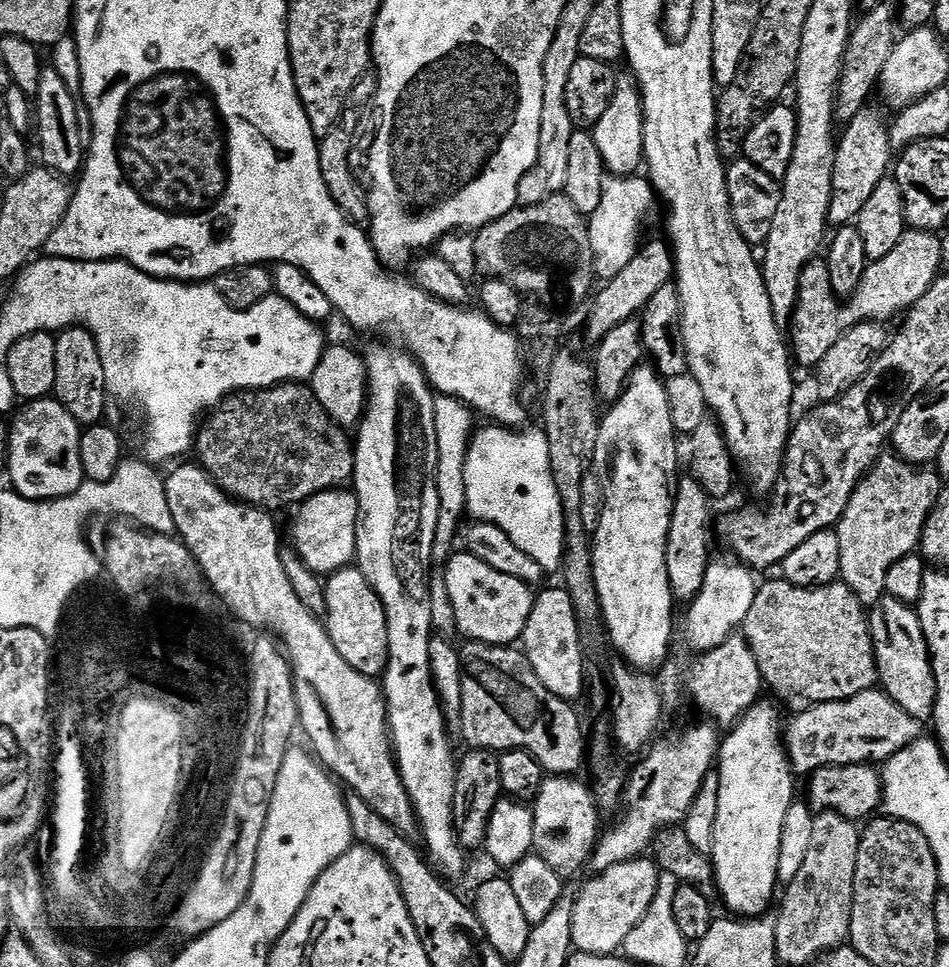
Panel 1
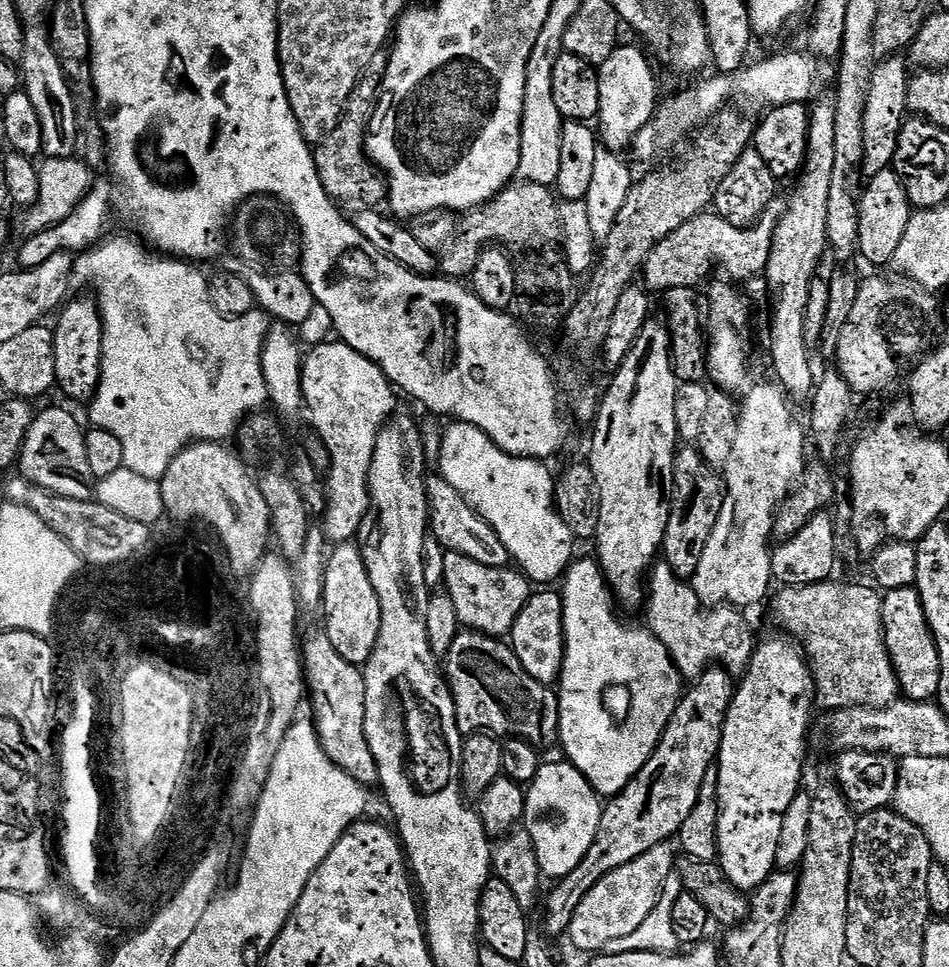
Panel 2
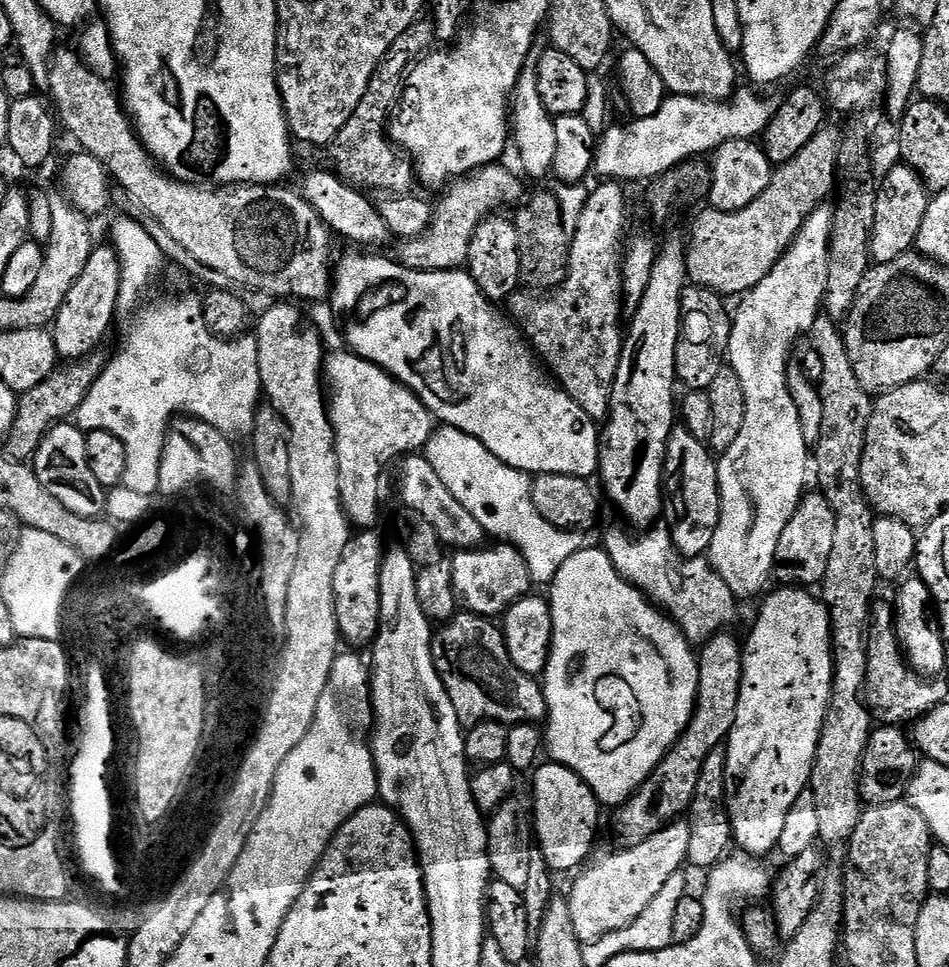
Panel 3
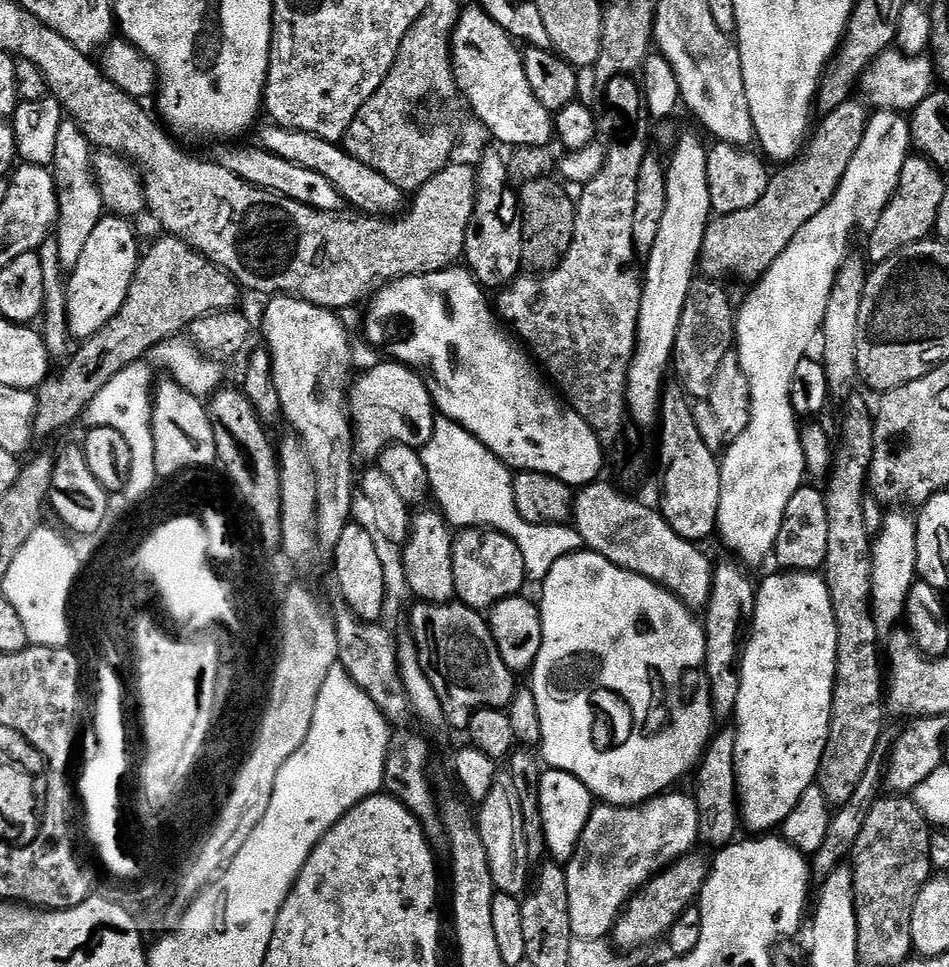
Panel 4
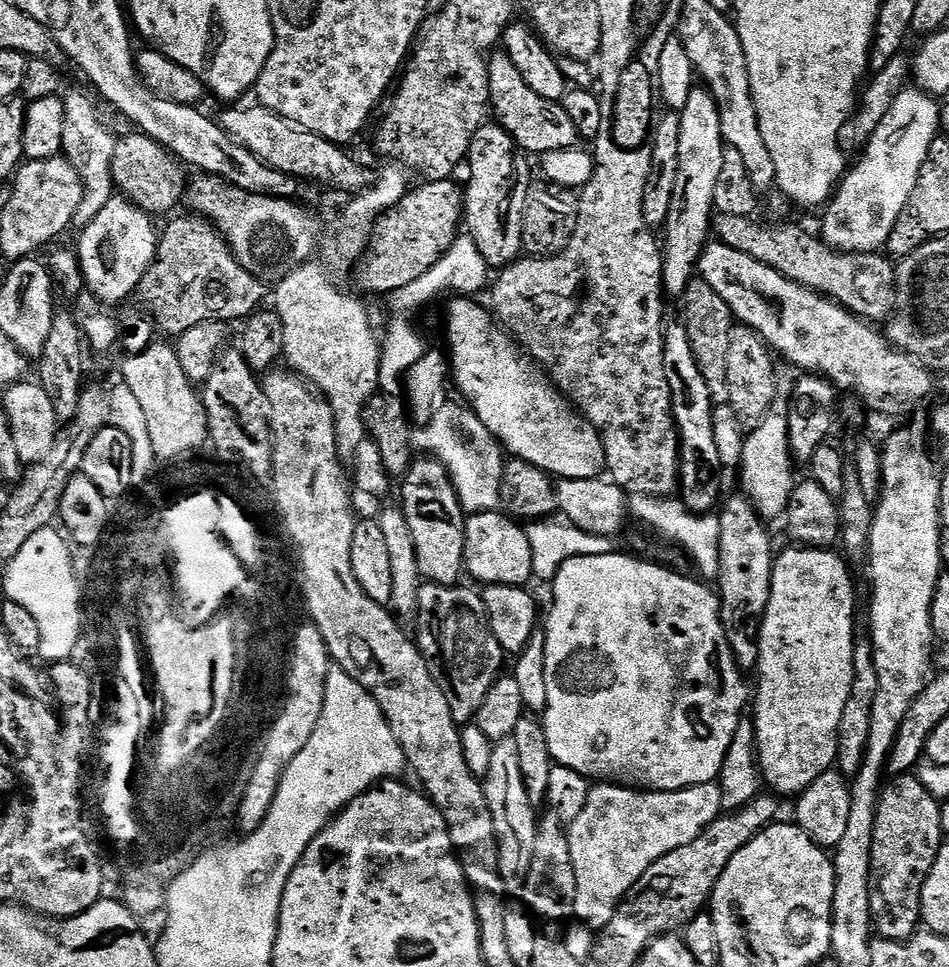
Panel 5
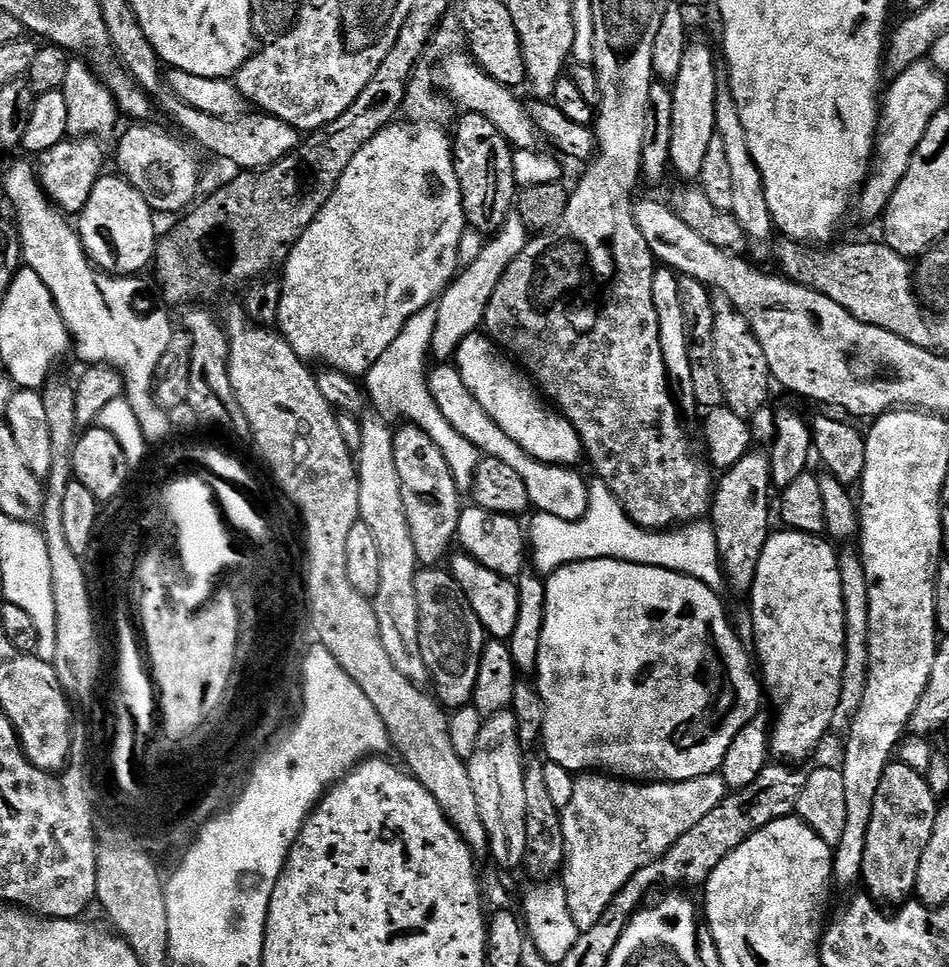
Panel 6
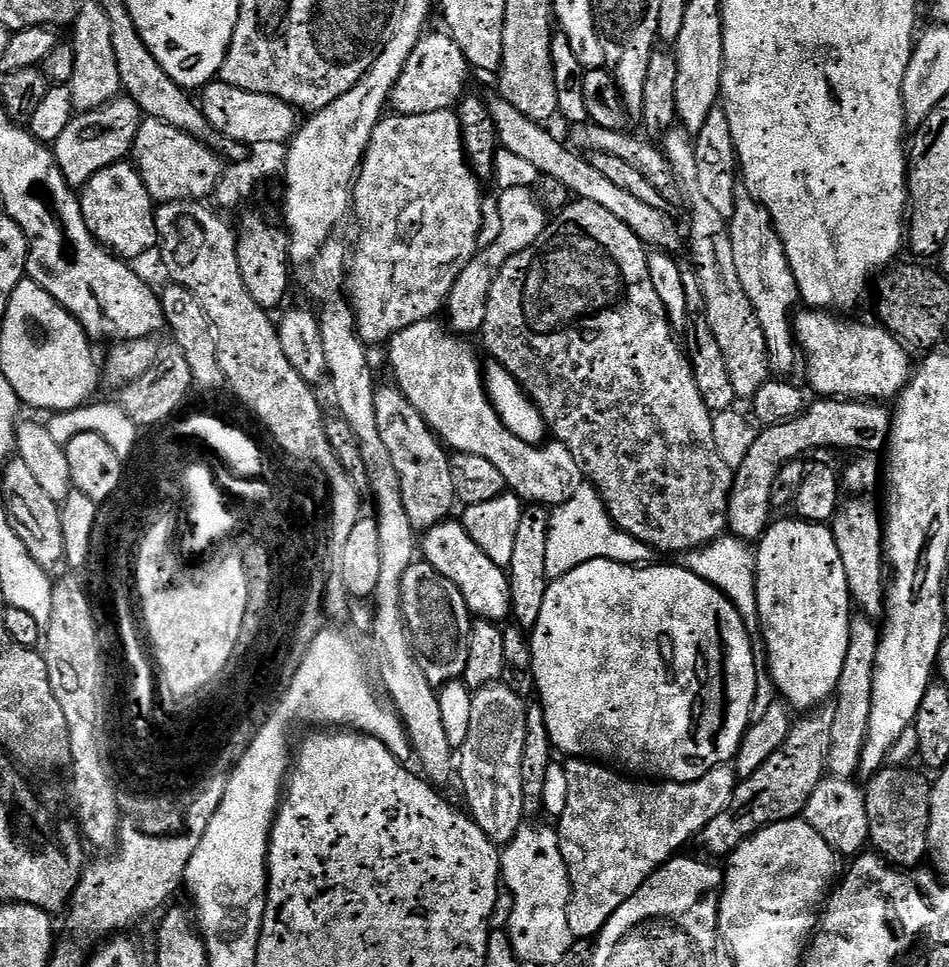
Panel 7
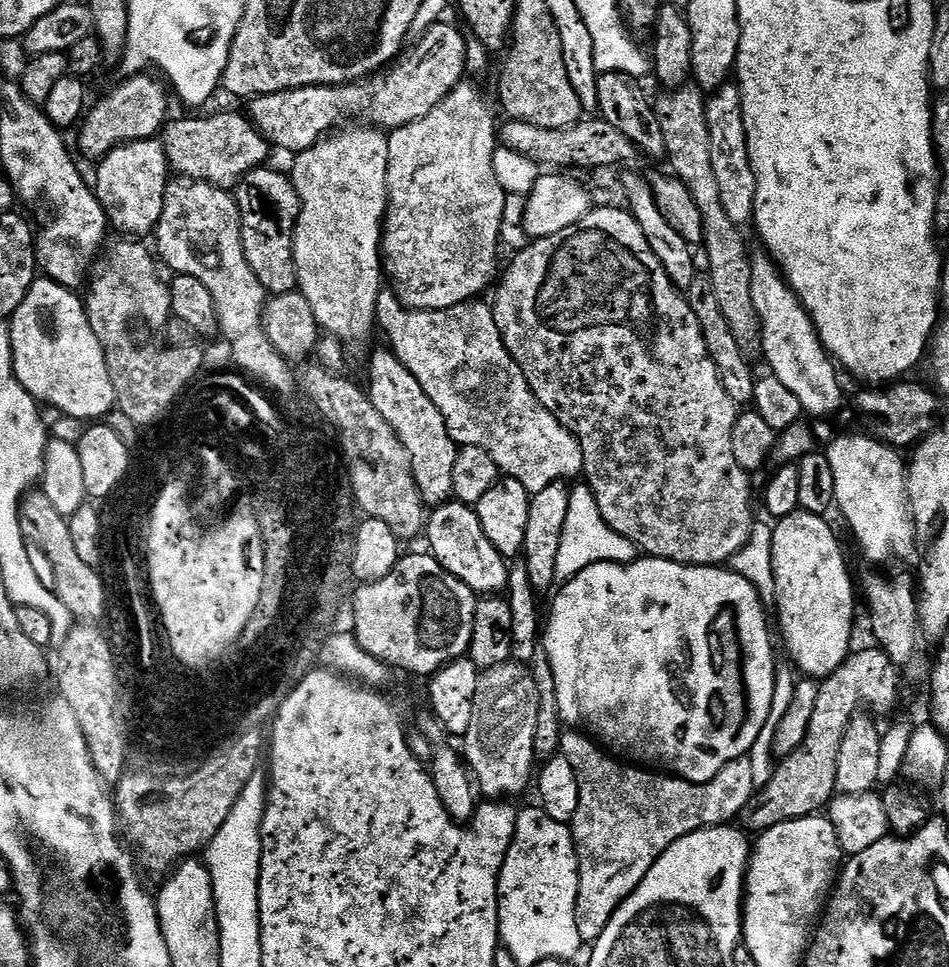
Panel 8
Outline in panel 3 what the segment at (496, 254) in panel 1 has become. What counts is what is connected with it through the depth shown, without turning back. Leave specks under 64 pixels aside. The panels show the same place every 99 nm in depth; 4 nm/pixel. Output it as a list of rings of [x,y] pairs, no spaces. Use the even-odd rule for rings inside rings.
[[[500,162],[488,164],[477,172],[457,179],[443,193],[445,196],[441,198],[440,205],[435,205],[428,228],[420,236],[405,239],[400,244],[400,263],[419,272],[450,272],[463,269],[468,264],[471,239],[474,238],[479,224],[490,216],[490,210],[499,209],[496,207],[506,203],[508,199],[518,199],[524,192],[523,186],[520,185],[521,177],[507,172],[502,165]]]

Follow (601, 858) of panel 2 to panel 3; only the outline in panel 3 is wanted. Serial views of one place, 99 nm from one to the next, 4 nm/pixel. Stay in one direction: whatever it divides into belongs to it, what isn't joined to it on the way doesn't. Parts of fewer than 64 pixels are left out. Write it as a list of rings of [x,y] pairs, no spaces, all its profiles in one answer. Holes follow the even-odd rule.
[[[728,630],[720,632],[699,649],[698,698],[692,721],[678,737],[676,745],[664,755],[662,763],[648,776],[648,781],[625,804],[619,805],[616,832],[621,845],[640,844],[667,824],[679,821],[692,807],[706,758],[727,741],[728,732],[734,726],[744,673],[741,641],[736,641],[730,633]]]

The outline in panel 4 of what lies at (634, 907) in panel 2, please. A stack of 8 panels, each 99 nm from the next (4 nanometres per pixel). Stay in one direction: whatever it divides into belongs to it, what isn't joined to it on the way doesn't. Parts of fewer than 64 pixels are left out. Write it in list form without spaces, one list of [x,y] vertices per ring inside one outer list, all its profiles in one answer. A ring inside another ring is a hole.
[[[672,790],[667,794],[661,794],[652,797],[650,800],[644,801],[643,804],[635,806],[625,806],[622,804],[605,804],[603,802],[597,803],[591,814],[589,821],[586,822],[585,829],[582,830],[580,841],[577,842],[576,852],[573,854],[571,860],[566,864],[566,886],[568,887],[568,905],[570,906],[570,926],[572,927],[573,937],[578,939],[605,939],[611,933],[612,929],[616,927],[616,919],[620,917],[621,912],[624,910],[625,904],[636,895],[637,892],[643,888],[644,883],[661,868],[668,867],[669,864],[675,862],[679,856],[685,856],[686,853],[693,851],[697,847],[696,840],[701,839],[700,835],[700,811],[696,805],[695,795],[684,792],[676,792],[680,790]]]

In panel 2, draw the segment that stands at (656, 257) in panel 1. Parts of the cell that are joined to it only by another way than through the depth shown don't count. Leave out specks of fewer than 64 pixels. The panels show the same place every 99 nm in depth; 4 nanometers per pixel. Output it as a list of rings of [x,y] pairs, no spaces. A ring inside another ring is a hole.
[[[783,199],[772,200],[770,206],[766,206],[766,210],[762,213],[760,219],[747,228],[739,228],[730,222],[726,222],[721,216],[716,215],[715,211],[705,210],[701,212],[690,222],[678,226],[678,230],[674,230],[674,234],[670,234],[670,238],[658,242],[658,246],[654,246],[654,250],[650,250],[650,258],[646,258],[642,269],[642,280],[644,276],[645,281],[643,280],[643,283],[646,285],[647,291],[652,294],[655,294],[655,292],[663,294],[669,292],[672,288],[696,288],[707,278],[712,264],[717,264],[720,267],[720,272],[724,275],[721,277],[727,278],[732,282],[740,282],[736,280],[752,280],[759,272],[761,275],[768,267],[774,230],[782,218],[785,207],[786,204]]]

